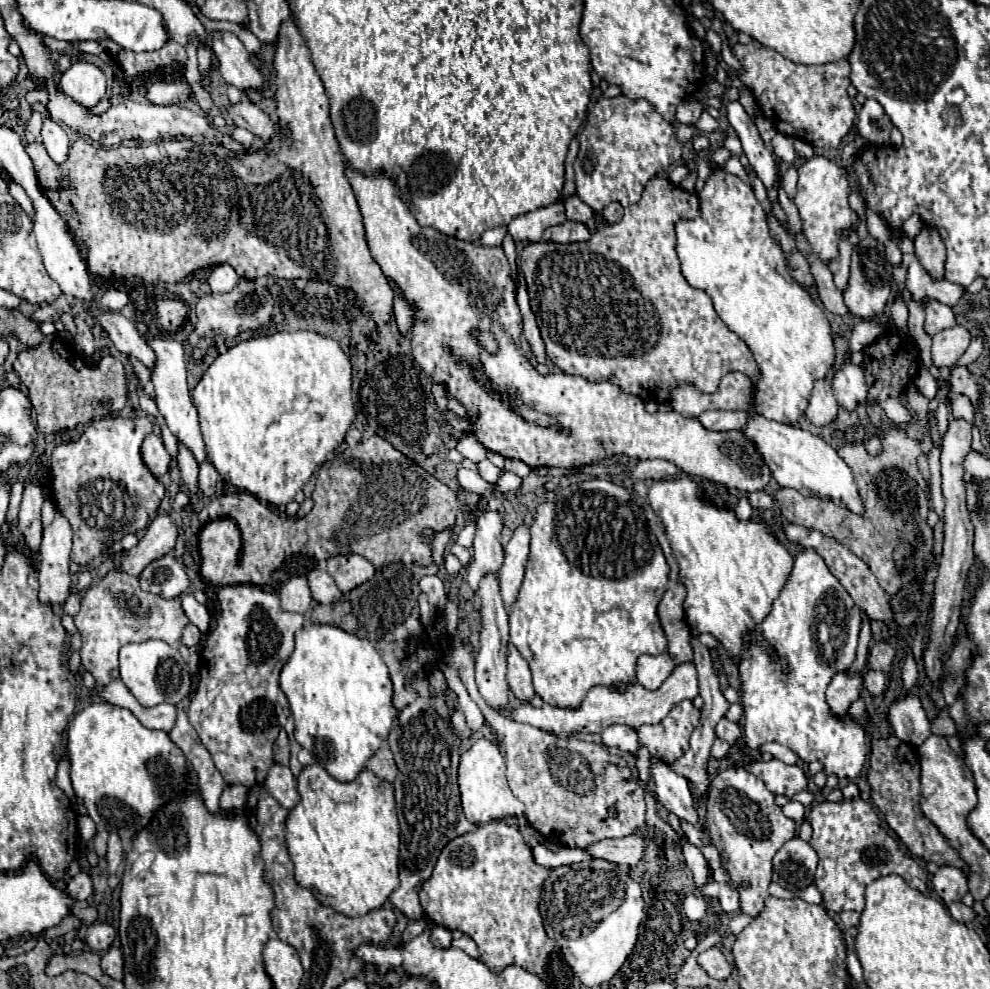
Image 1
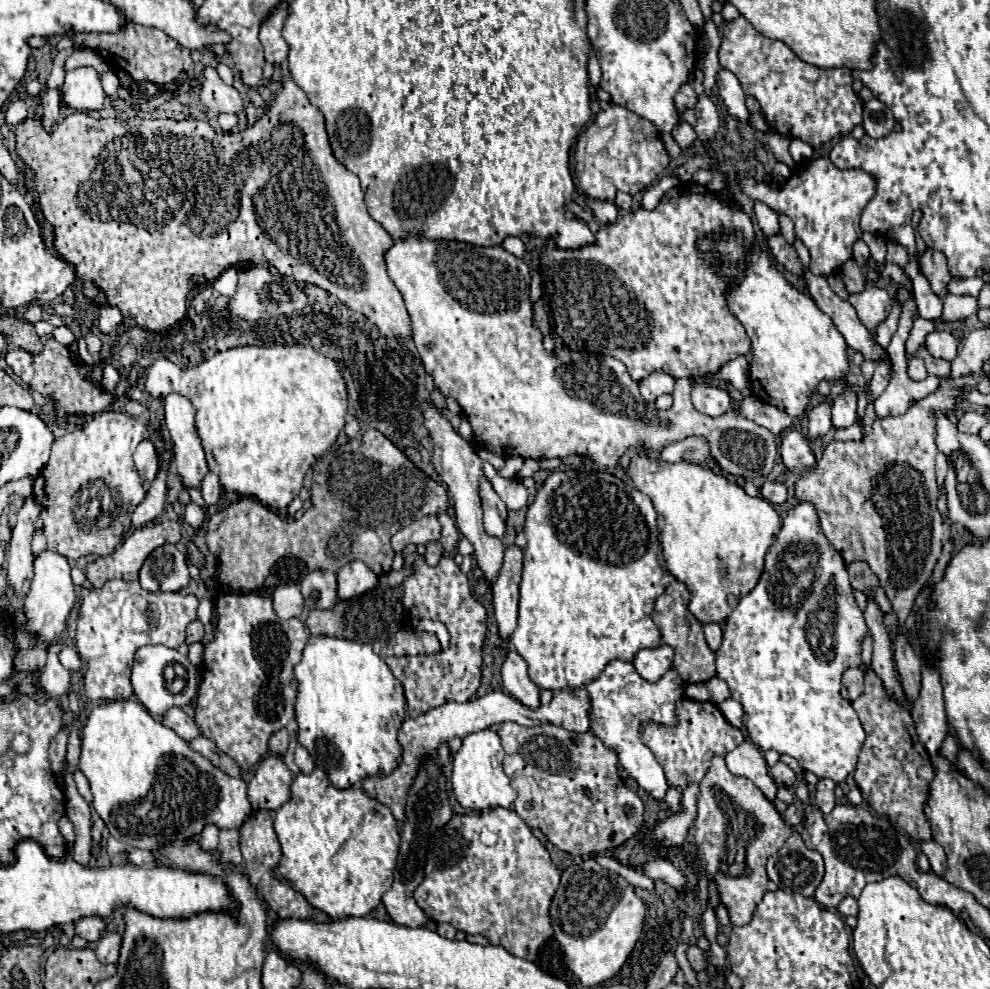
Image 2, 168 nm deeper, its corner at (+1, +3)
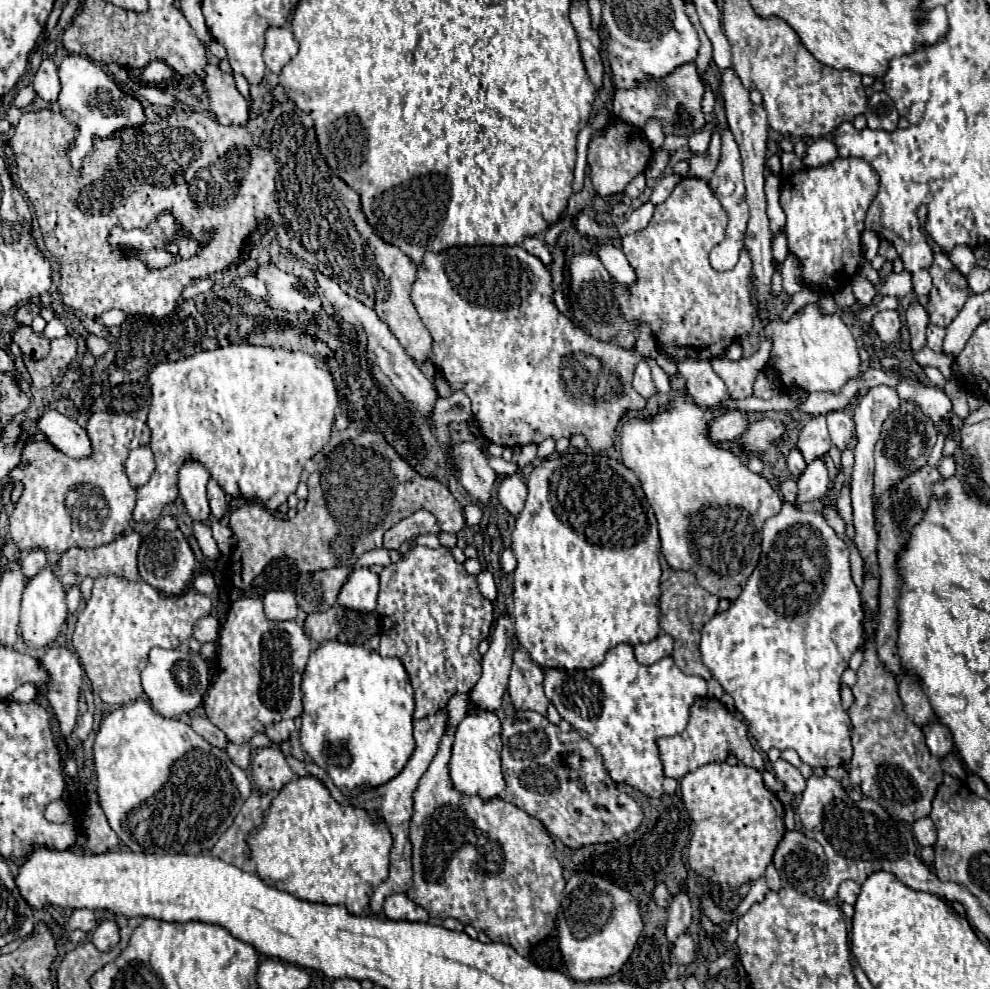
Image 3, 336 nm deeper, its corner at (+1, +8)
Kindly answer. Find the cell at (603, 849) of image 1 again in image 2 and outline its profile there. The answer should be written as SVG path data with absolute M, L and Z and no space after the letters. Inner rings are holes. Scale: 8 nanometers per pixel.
M690 784L684 790L684 808L664 822L660 822L652 832L646 832L646 840L662 842L662 844L672 844L672 846L682 846L690 824L696 818L696 794L698 794L698 784Z

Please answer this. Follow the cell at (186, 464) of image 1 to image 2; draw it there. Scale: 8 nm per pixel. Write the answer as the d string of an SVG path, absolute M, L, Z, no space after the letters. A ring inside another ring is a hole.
M190 502L190 504L186 506L184 520L186 520L194 530L200 530L202 524L204 524L204 512L200 510L200 506L196 506L194 502Z

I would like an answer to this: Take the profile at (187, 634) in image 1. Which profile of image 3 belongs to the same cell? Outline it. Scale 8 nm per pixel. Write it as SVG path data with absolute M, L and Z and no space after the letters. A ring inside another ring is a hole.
M206 615L202 619L196 621L194 625L194 639L198 639L200 643L206 641L216 641L218 639L218 621L212 615Z

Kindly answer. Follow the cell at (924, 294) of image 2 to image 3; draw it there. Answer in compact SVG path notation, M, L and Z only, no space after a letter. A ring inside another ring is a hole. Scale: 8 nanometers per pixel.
M926 269L918 271L912 275L912 285L914 285L914 291L916 295L928 295L930 289L932 289L932 279L930 279L930 273Z

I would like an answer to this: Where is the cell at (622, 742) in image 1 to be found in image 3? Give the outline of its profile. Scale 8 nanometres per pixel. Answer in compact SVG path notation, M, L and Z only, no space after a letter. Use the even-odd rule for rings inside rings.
M626 643L612 647L604 663L592 669L592 685L580 679L582 677L568 671L546 669L546 697L556 705L560 717L598 749L604 767L616 783L628 783L650 797L662 797L664 773L656 737L682 732L688 723L690 705L696 697L706 695L706 681L702 677L684 675L672 657L664 657L654 665L640 665L632 645Z

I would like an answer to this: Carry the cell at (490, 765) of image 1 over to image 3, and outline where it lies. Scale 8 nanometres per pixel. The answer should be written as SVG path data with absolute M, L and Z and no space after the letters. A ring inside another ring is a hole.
M480 711L474 715L468 715L456 731L456 739L452 745L452 759L450 759L450 779L456 791L464 795L478 795L480 799L494 799L500 797L506 789L502 769L500 769L500 751L502 751L502 739L500 739L500 721L490 711Z

